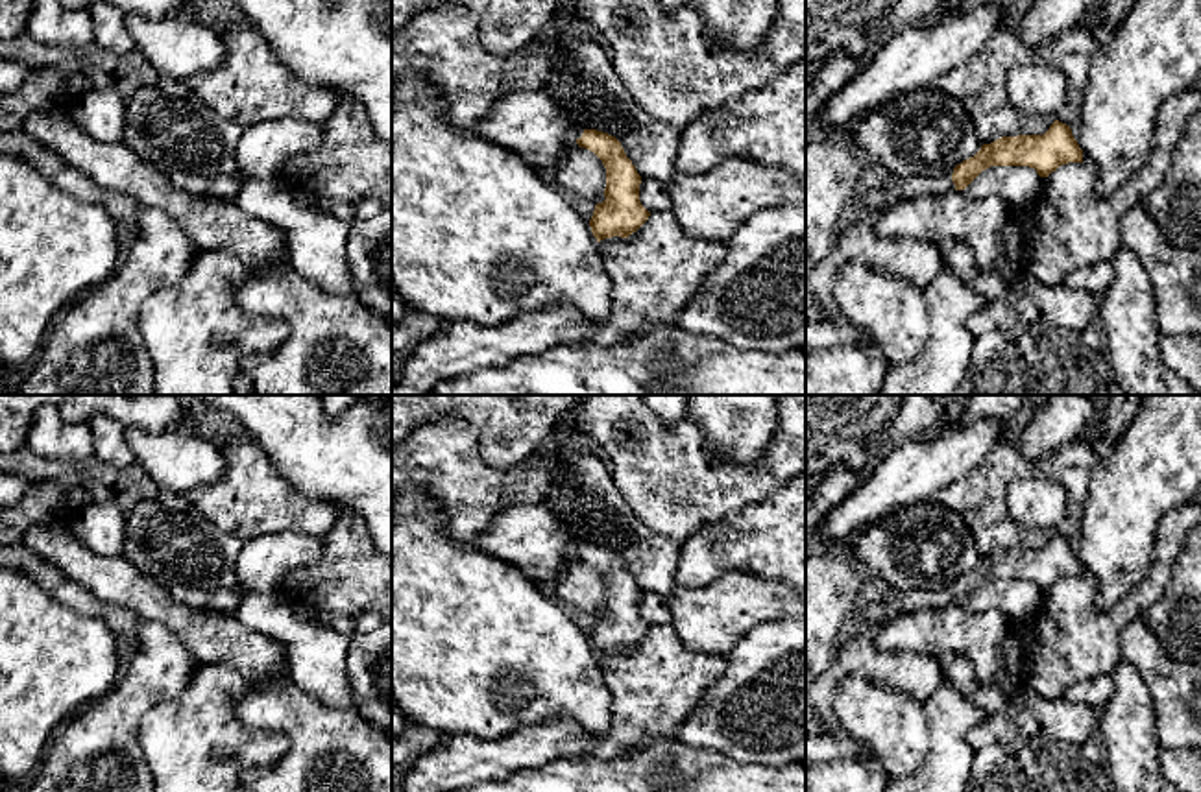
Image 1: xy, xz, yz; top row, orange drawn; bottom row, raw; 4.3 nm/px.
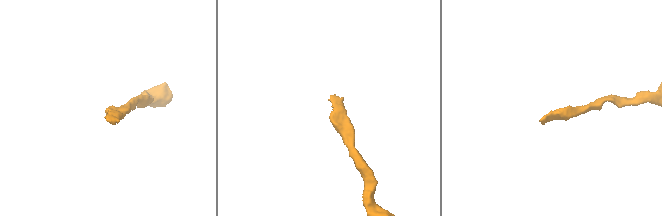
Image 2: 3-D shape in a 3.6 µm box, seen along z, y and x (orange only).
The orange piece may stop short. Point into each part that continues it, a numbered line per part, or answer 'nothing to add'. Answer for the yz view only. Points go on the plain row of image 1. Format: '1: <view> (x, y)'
1: yz (878, 612)

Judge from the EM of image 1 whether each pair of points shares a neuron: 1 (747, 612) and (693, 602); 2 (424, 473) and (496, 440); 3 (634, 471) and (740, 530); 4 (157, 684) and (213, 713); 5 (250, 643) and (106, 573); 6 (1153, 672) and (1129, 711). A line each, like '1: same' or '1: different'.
1: same
2: different
3: different
4: different
5: same
6: different

